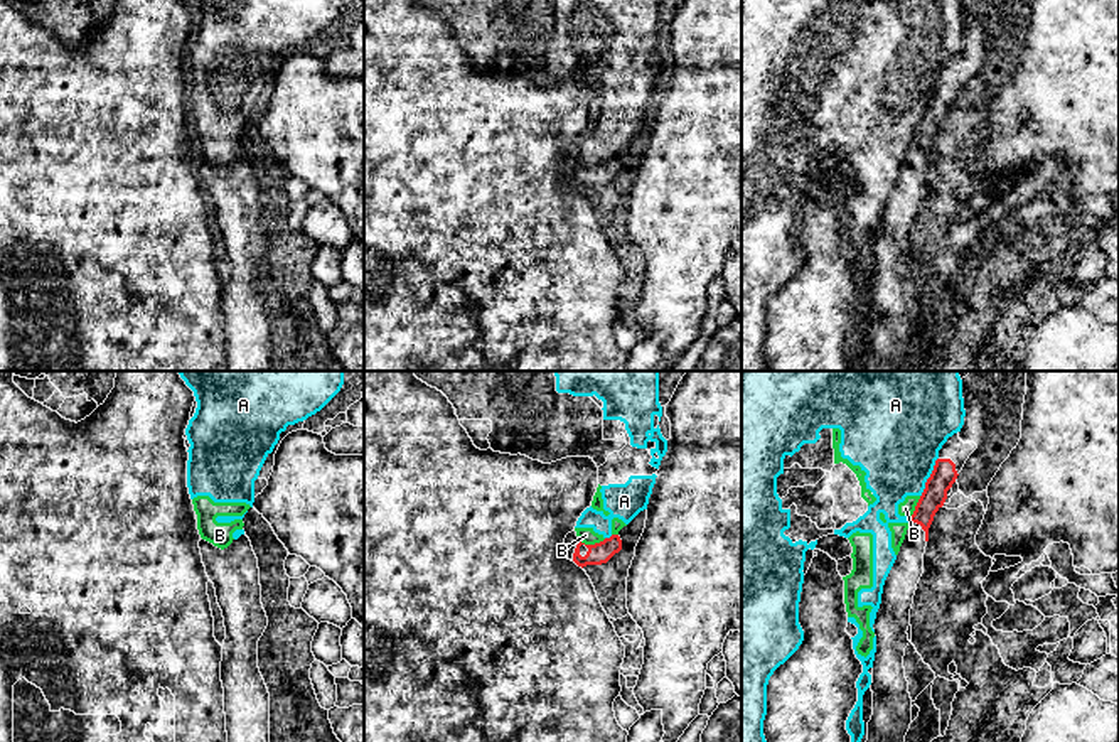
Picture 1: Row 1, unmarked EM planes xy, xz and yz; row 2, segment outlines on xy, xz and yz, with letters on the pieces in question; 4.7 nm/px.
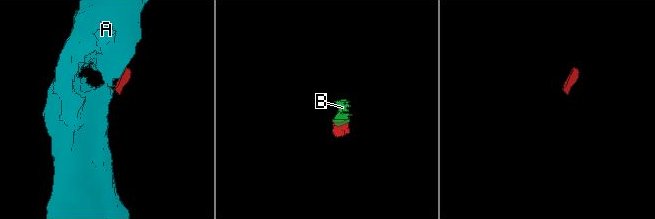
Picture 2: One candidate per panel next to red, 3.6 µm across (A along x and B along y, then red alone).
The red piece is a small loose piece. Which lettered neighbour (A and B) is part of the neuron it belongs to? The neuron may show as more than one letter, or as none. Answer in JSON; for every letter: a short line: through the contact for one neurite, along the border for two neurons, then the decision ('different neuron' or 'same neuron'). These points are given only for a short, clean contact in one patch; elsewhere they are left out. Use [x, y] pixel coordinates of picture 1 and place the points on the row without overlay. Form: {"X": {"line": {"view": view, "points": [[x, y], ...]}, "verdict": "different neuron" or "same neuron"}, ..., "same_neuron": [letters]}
{"A": {"verdict": "different neuron"}, "B": {"line": {"view": "xz", "points": [[605, 161], [595, 166], [580, 164]]}, "verdict": "different neuron"}, "same_neuron": []}

